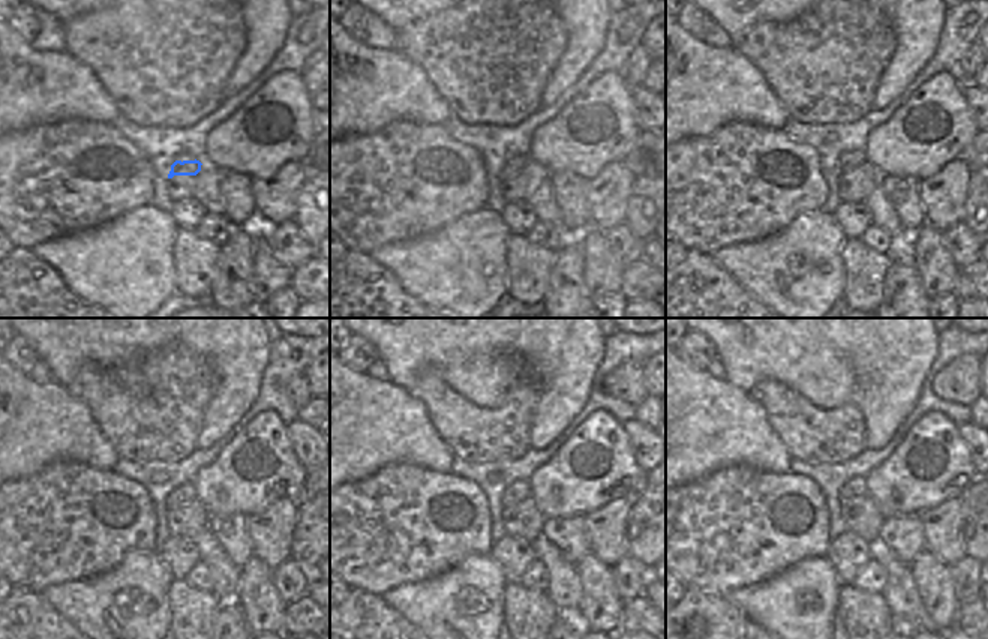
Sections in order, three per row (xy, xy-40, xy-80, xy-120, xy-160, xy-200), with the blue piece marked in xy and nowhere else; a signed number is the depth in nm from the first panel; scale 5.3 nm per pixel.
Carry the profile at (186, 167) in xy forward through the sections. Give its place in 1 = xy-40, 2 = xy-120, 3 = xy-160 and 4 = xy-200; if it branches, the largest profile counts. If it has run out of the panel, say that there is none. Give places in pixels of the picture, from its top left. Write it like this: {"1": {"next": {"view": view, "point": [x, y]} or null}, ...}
{"1": {"next": {"view": "xy-40", "point": [520, 161]}}, "2": {"next": {"view": "xy-120", "point": [185, 492]}}, "3": {"next": {"view": "xy-160", "point": [519, 491]}}, "4": {"next": {"view": "xy-200", "point": [856, 486]}}}

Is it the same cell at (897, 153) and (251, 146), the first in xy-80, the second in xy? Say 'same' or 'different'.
same

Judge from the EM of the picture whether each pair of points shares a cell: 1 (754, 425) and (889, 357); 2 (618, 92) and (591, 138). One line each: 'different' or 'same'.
1: different
2: same

